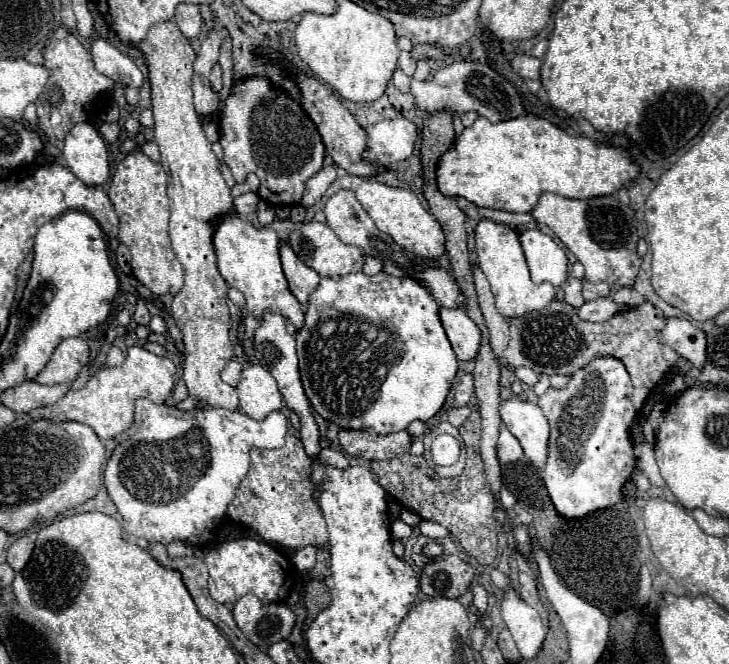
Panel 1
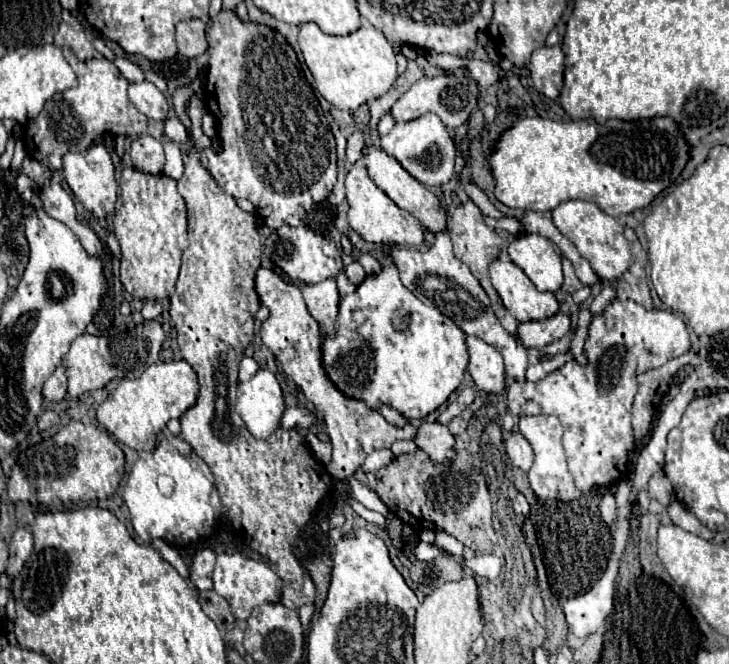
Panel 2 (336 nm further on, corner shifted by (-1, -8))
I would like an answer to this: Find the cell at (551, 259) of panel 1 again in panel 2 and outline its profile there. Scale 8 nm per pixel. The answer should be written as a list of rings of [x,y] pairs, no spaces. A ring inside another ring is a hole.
[[[538,233],[516,237],[508,247],[508,257],[528,275],[538,291],[556,293],[562,287],[562,257],[550,239]]]

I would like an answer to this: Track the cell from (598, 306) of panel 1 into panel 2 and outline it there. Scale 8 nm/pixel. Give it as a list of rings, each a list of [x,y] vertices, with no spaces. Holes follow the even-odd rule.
[[[558,311],[556,315],[542,319],[542,321],[528,321],[518,325],[520,343],[526,349],[544,349],[546,345],[554,343],[562,335],[570,331],[570,315]]]

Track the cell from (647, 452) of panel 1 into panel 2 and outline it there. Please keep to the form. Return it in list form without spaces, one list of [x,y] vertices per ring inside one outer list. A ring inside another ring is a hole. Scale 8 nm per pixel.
[[[656,471],[648,483],[648,493],[650,497],[654,497],[656,501],[660,501],[664,507],[668,507],[674,501],[674,491],[672,485],[668,483],[666,475],[662,471]]]

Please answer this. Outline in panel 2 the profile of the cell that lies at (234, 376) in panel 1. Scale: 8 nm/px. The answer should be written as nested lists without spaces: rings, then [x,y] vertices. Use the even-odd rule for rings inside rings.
[[[242,357],[240,361],[240,381],[248,381],[258,371],[258,365],[250,357]]]

